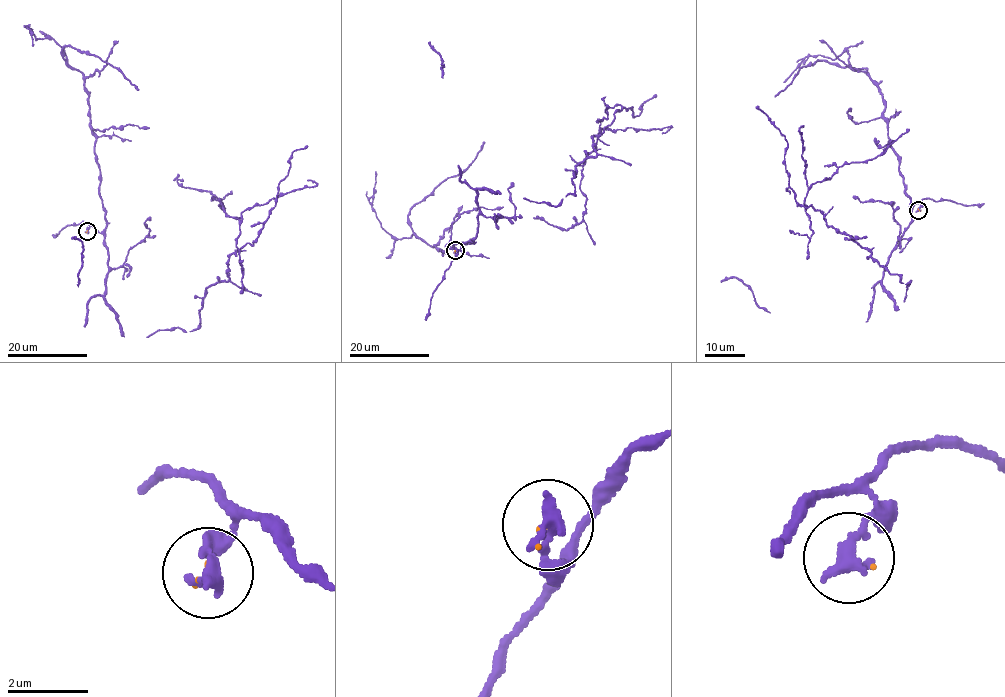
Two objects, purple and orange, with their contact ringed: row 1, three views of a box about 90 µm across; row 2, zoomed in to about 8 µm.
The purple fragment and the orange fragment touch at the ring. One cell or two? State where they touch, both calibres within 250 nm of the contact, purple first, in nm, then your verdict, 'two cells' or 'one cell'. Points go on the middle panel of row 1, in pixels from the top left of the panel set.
place (455, 250); calibres 400 and 60 nm; two cells

